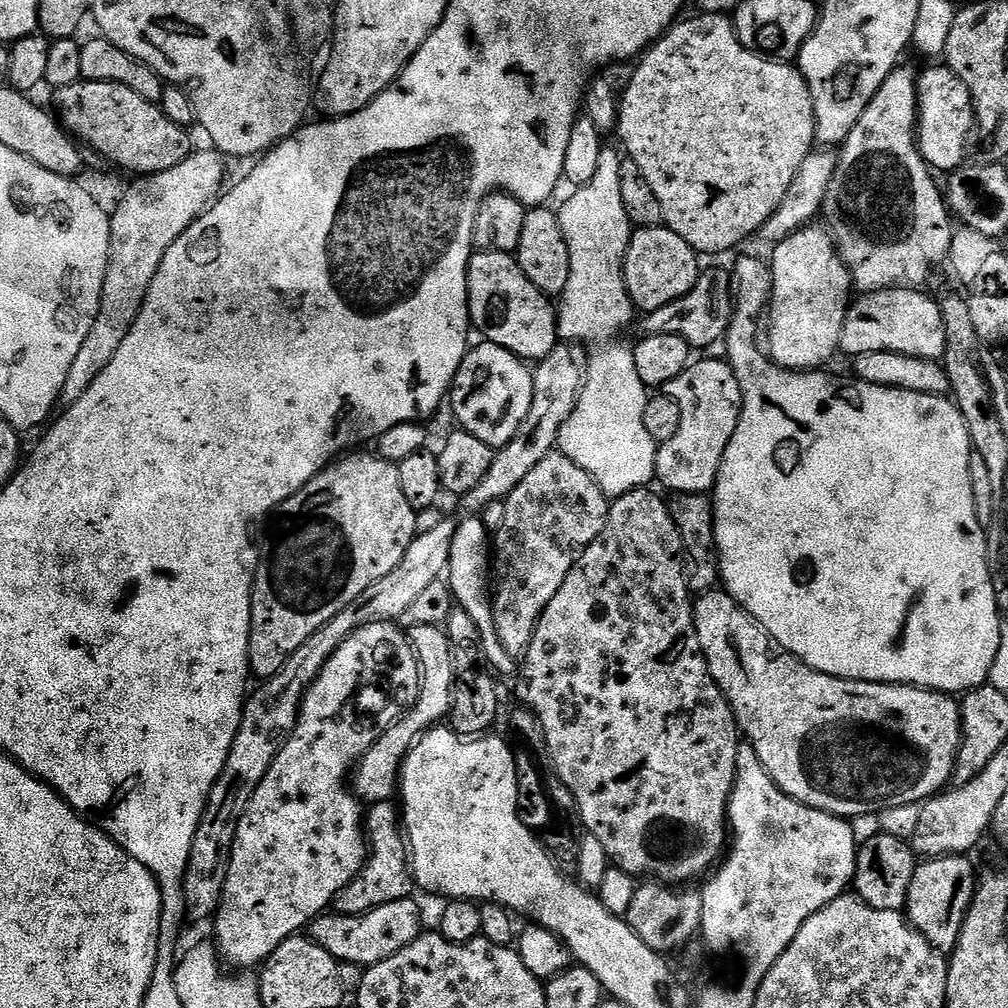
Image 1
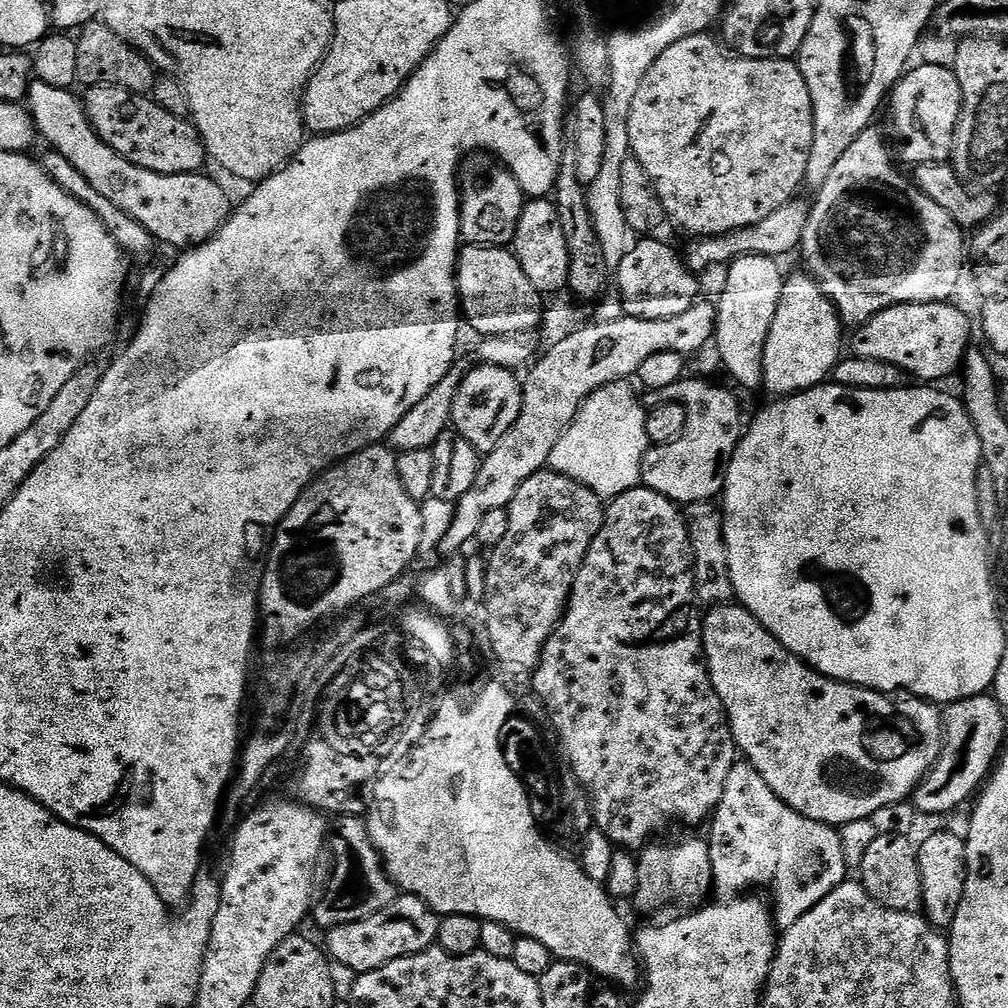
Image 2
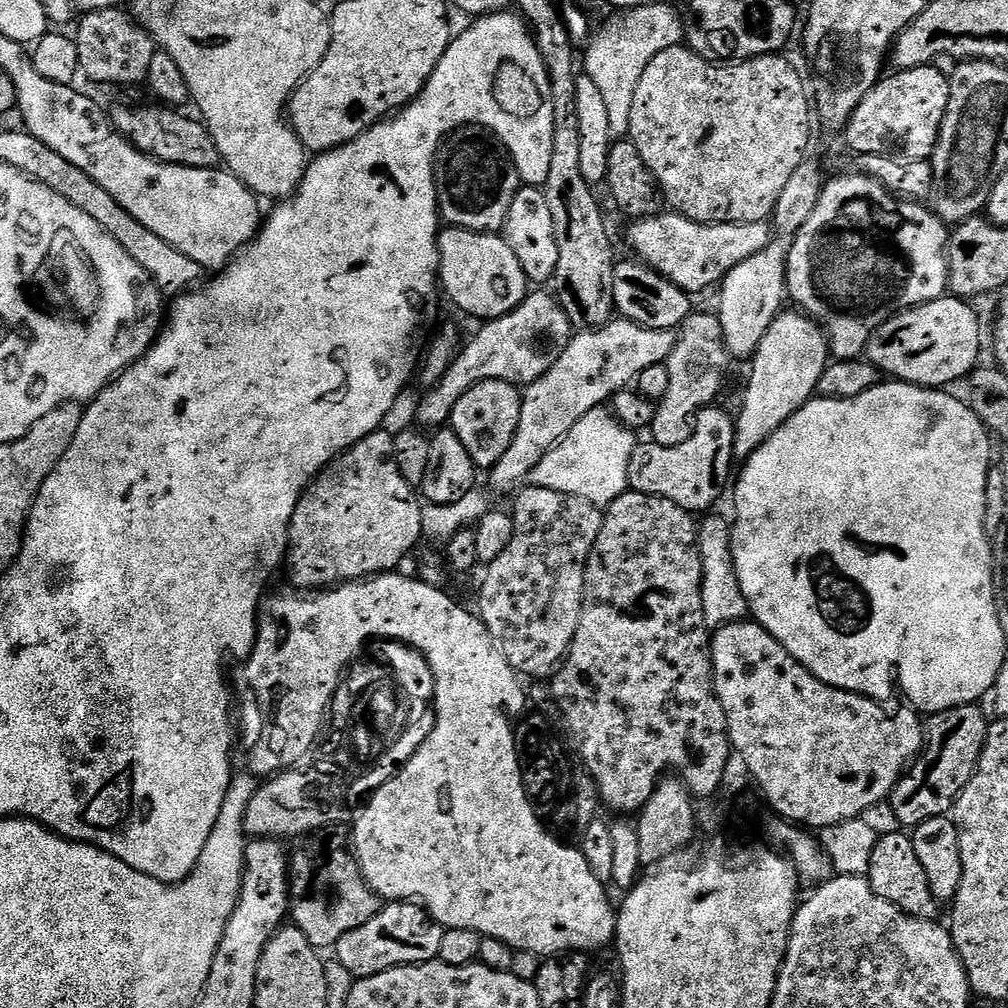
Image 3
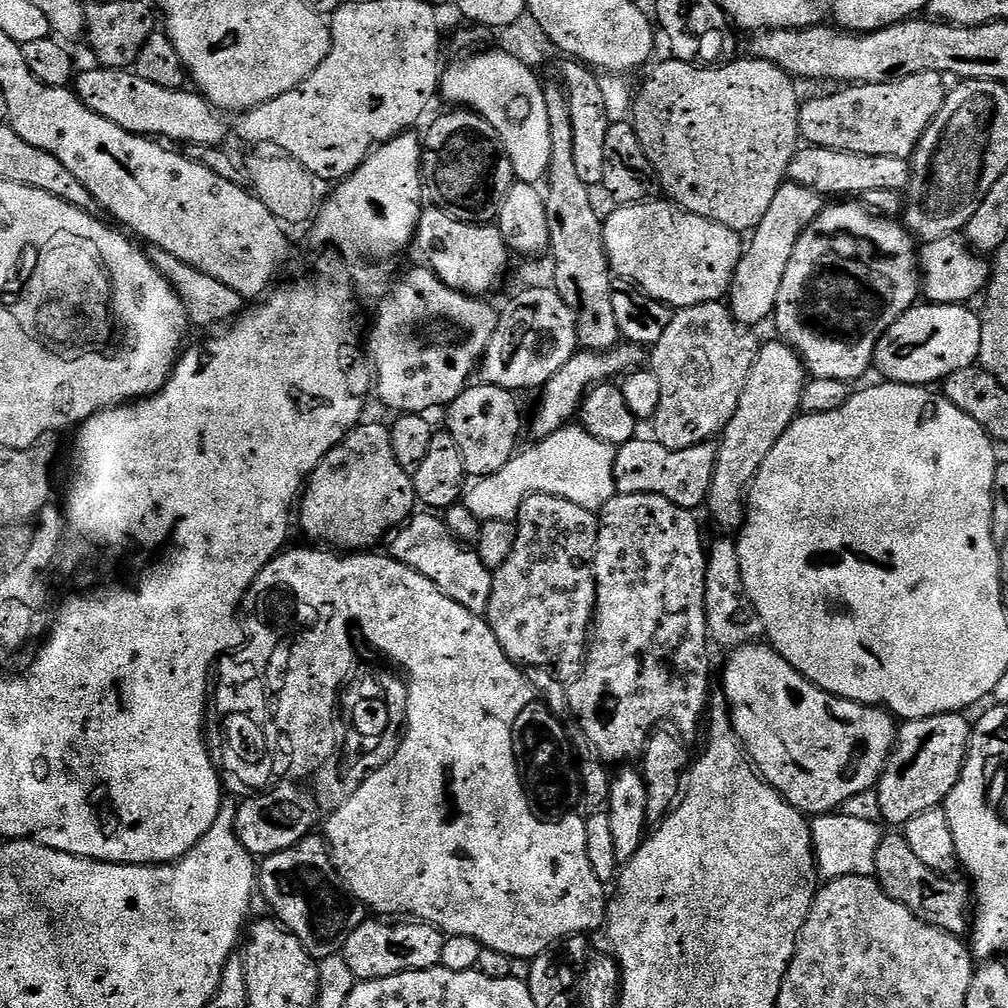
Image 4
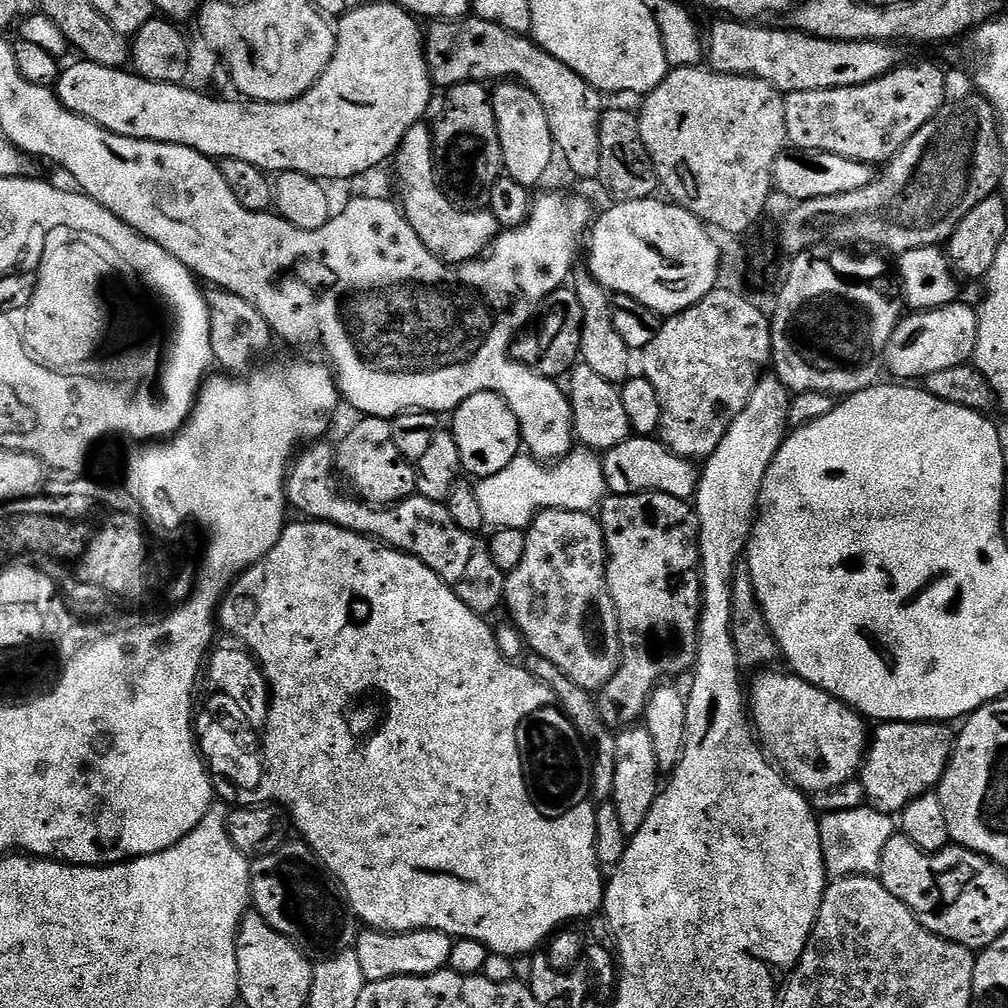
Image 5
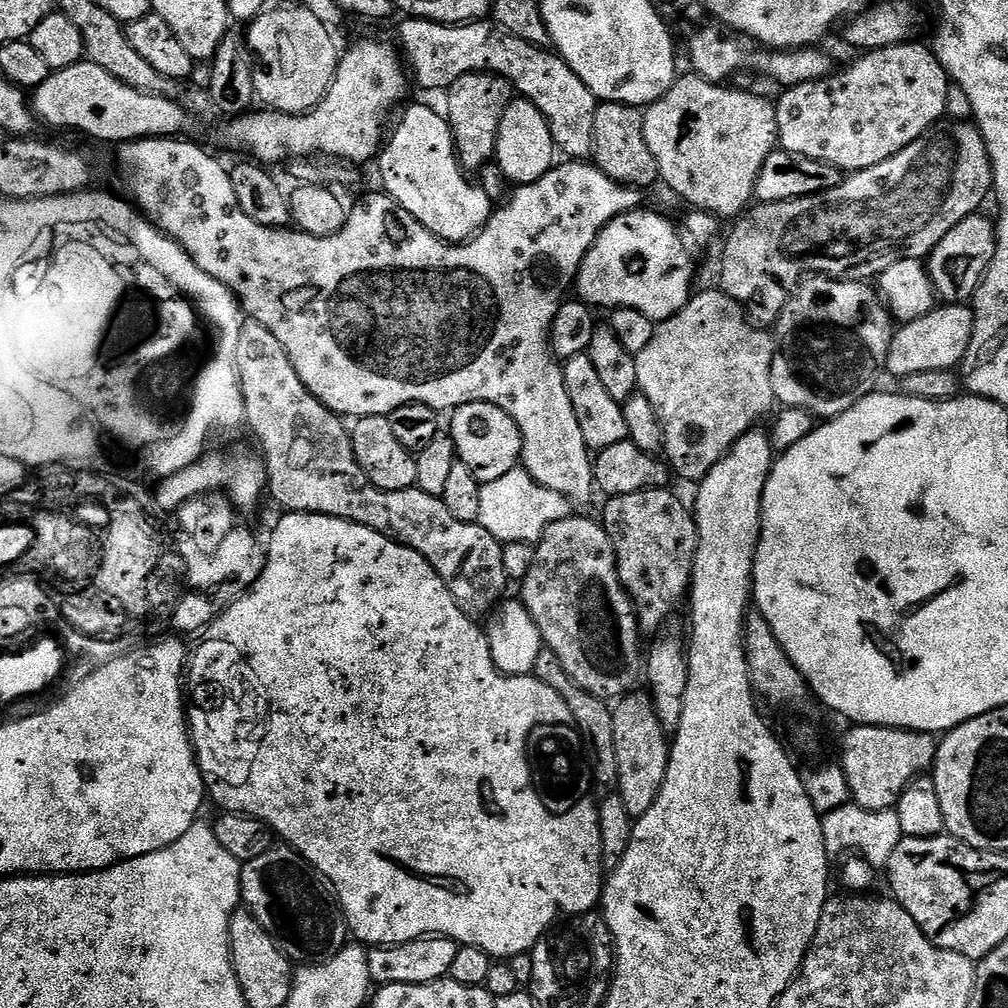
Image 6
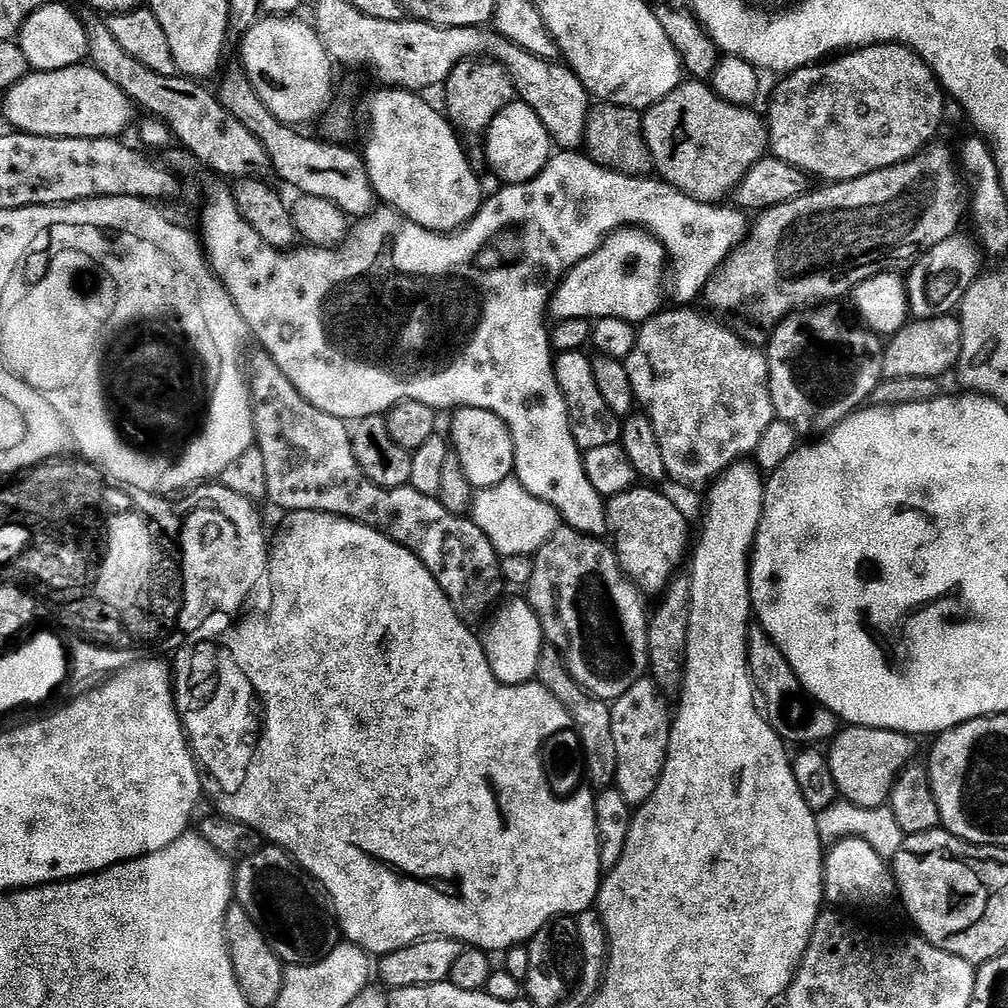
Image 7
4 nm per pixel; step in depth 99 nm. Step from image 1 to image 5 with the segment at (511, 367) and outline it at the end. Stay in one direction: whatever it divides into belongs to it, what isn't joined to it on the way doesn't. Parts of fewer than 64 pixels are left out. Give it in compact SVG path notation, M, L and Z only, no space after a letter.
M493 392L474 394L466 398L451 413L450 431L454 442L458 442L460 467L475 478L483 478L490 474L498 474L498 470L506 470L514 458L521 455L520 423L514 418L514 410L510 410L507 400Z

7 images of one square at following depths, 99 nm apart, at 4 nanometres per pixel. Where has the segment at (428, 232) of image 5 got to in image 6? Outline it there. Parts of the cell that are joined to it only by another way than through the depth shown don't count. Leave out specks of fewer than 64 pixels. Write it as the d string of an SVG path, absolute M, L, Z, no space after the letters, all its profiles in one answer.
M410 104L378 153L383 191L439 240L463 244L492 217L494 202L483 188L468 181L471 179L456 158L456 144L447 119L424 104Z

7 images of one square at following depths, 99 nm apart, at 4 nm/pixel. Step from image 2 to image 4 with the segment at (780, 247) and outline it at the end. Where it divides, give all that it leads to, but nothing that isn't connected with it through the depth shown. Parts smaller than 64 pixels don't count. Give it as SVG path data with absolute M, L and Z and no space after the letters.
M663 199L647 204L625 204L611 210L613 212L604 220L604 245L608 265L621 281L631 282L641 292L662 301L673 310L698 306L711 300L723 301L729 295L742 255L741 233L718 222L710 222L698 214L690 214L686 209Z

